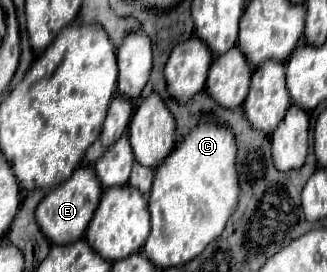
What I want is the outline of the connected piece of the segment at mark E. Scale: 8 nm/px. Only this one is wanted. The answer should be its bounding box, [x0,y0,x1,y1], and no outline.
[34,164,102,244]

